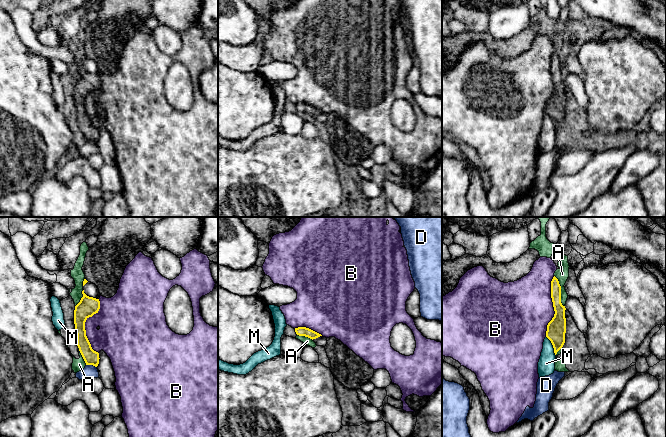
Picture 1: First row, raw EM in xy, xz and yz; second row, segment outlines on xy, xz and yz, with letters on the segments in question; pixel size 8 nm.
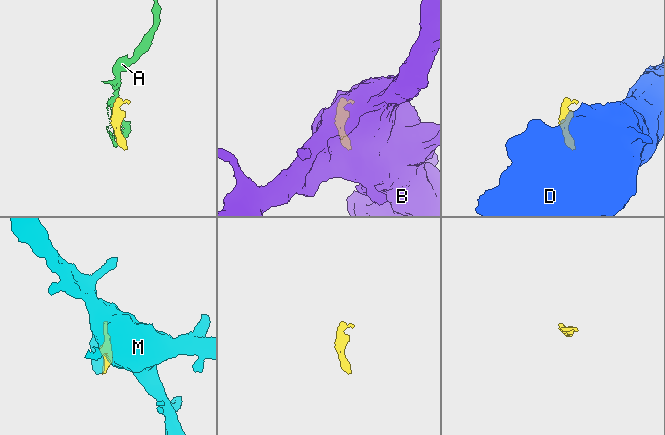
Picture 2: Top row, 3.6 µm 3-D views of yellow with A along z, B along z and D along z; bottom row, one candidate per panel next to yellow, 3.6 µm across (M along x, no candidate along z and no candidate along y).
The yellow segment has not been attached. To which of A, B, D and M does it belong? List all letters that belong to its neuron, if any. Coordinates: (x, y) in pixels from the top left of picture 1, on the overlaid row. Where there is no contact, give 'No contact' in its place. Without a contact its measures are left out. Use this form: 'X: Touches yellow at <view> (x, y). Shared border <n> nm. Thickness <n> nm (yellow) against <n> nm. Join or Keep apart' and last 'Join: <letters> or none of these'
A: Touches yellow at yz (560, 291). Shared border 260 nm. Thickness 120 nm (yellow) against 110 nm. Keep apart
B: Touches yellow at xy (84, 326). Shared border 440 nm. Thickness 160 nm (yellow) against 280 nm. Keep apart
D: Touches yellow at xy (91, 364). Shared border 90 nm. Thickness 120 nm (yellow) against 110 nm. Keep apart
M: Touches yellow at yz (553, 346). Shared border 180 nm. Thickness 160 nm (yellow) against 140 nm. Keep apart
Join: none of these

